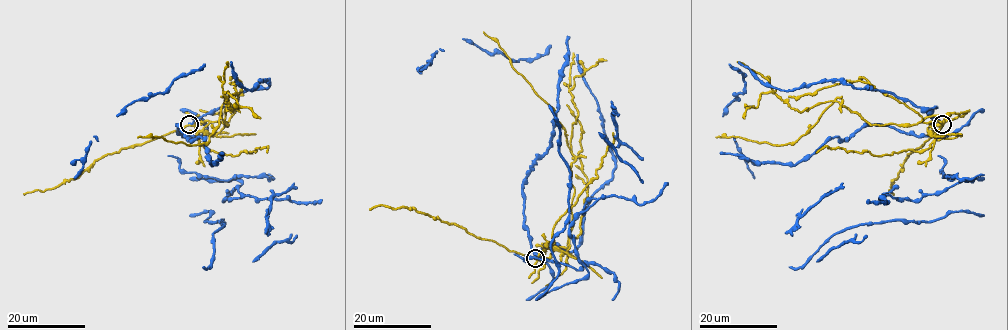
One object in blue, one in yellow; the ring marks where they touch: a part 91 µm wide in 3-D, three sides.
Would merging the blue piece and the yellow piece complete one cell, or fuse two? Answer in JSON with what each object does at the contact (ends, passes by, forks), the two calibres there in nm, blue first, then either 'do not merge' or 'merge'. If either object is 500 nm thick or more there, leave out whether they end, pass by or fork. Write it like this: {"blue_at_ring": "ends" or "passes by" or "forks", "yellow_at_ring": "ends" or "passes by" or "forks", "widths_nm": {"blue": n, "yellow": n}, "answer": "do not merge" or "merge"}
{"blue_at_ring": "ends", "yellow_at_ring": "passes by", "widths_nm": {"blue": 240, "yellow": 190}, "answer": "do not merge"}

